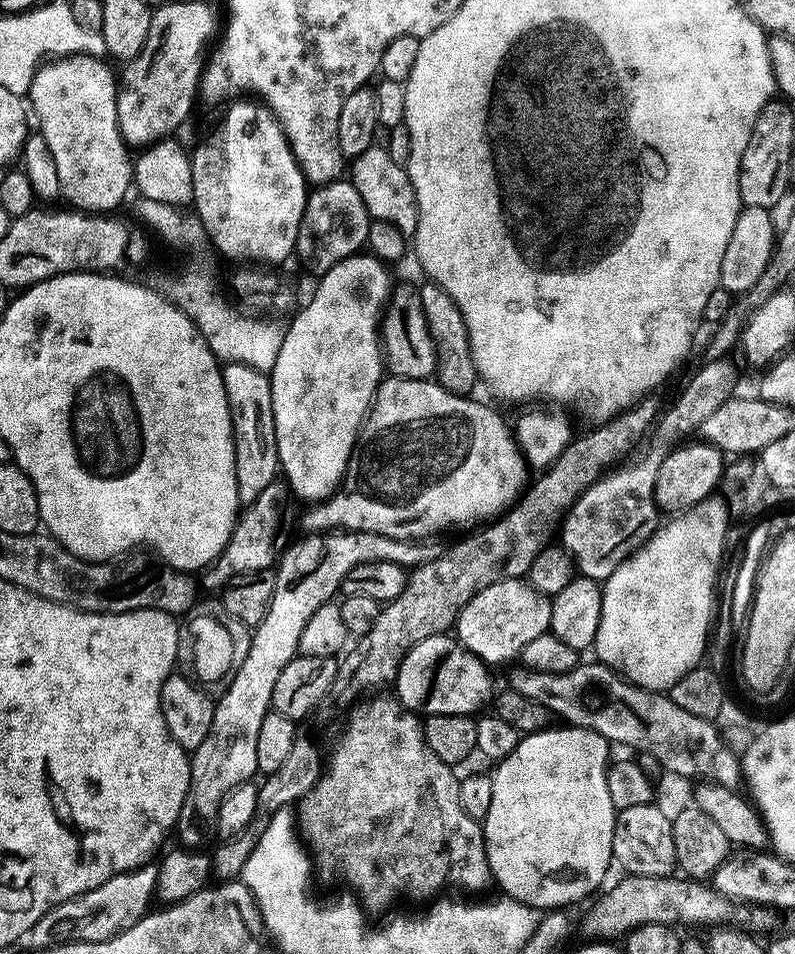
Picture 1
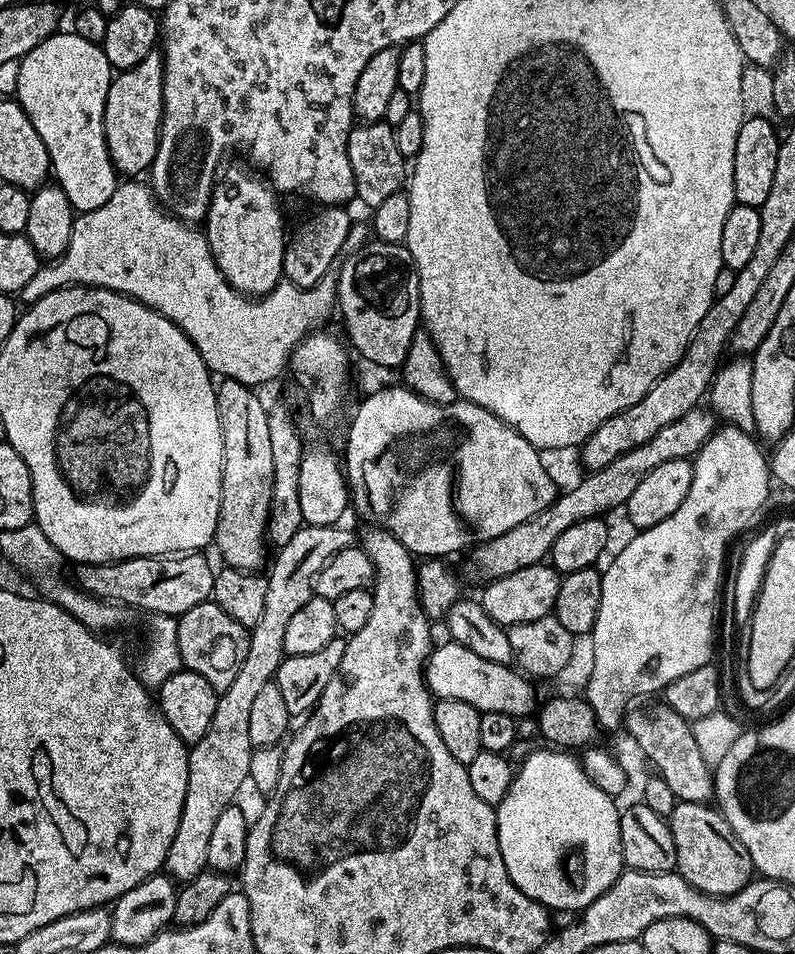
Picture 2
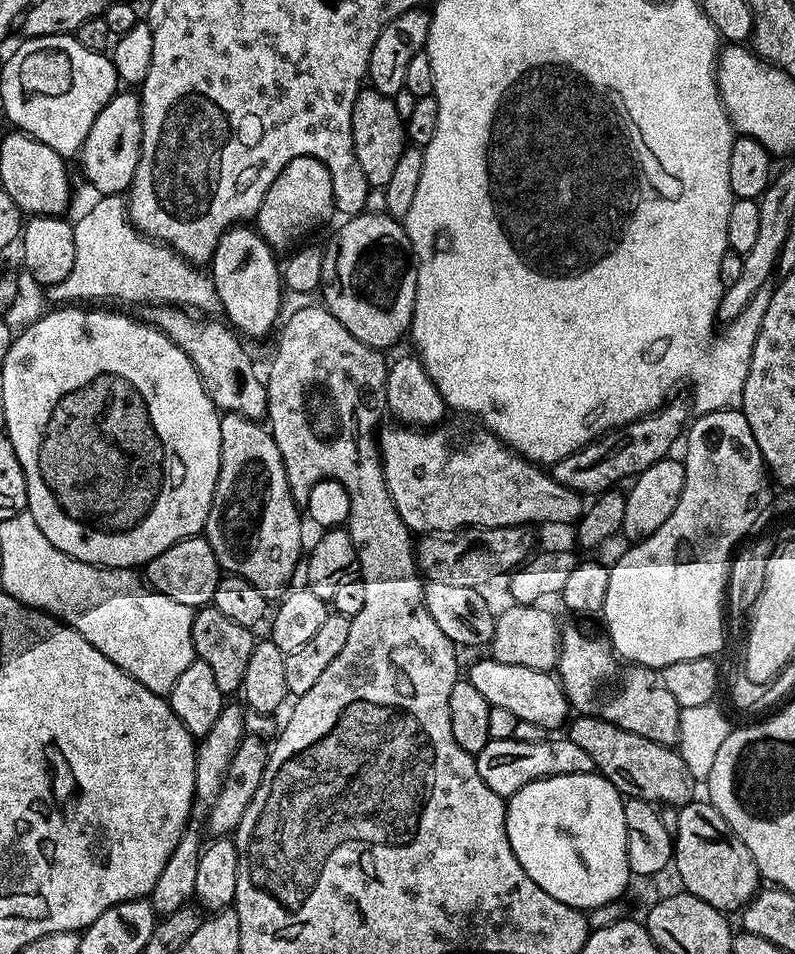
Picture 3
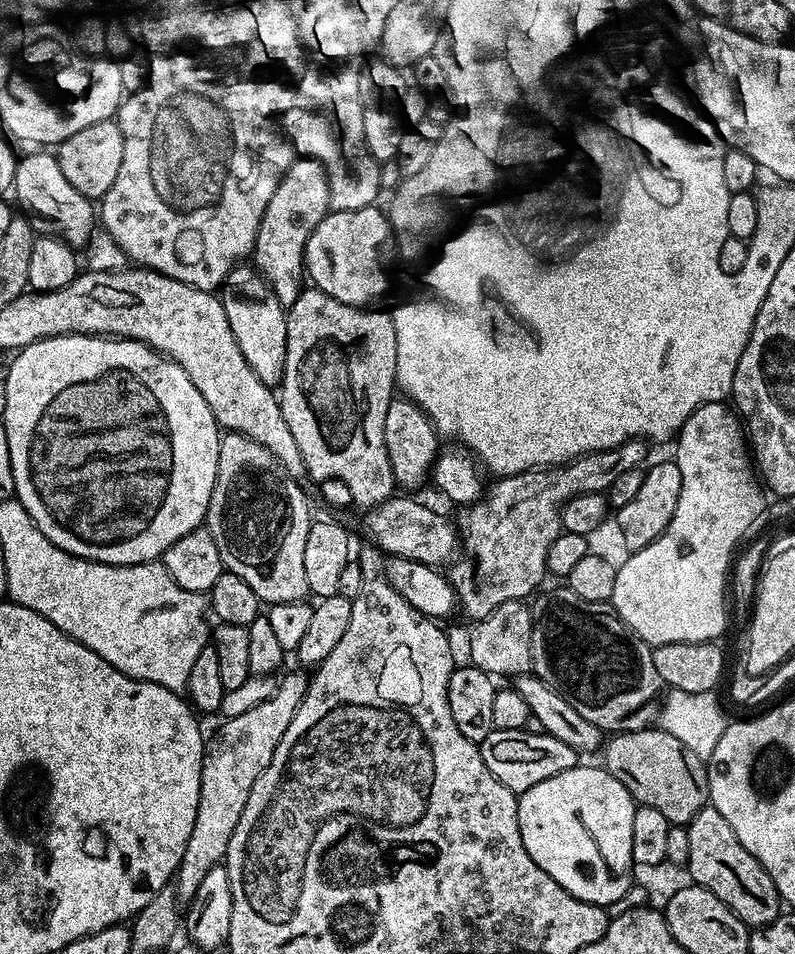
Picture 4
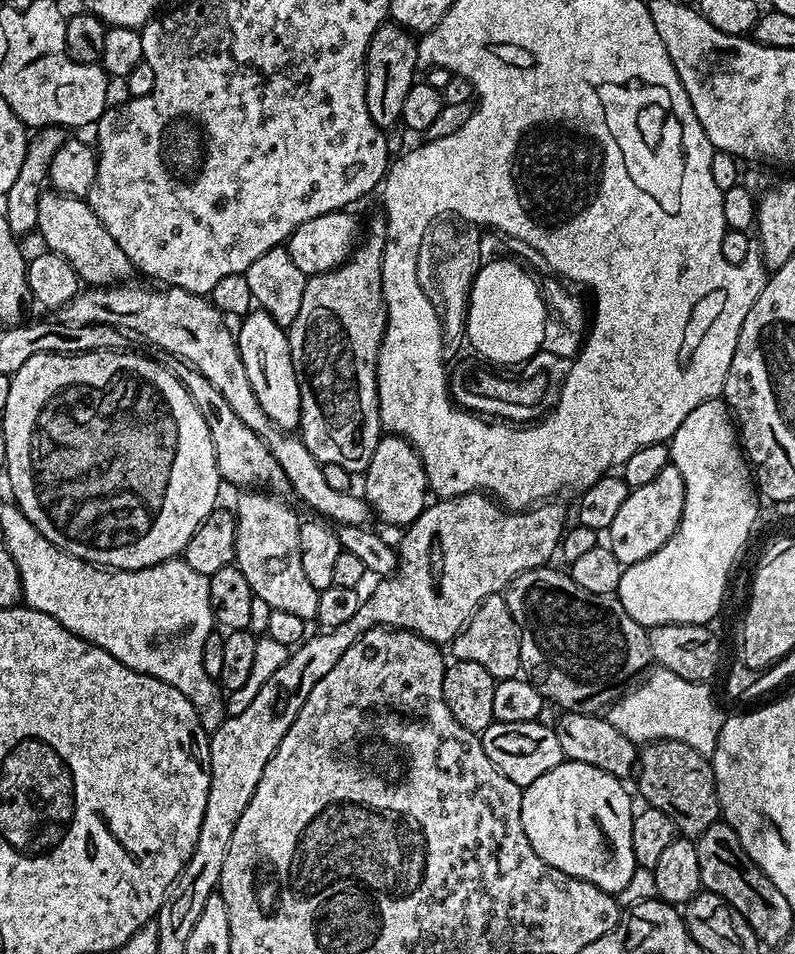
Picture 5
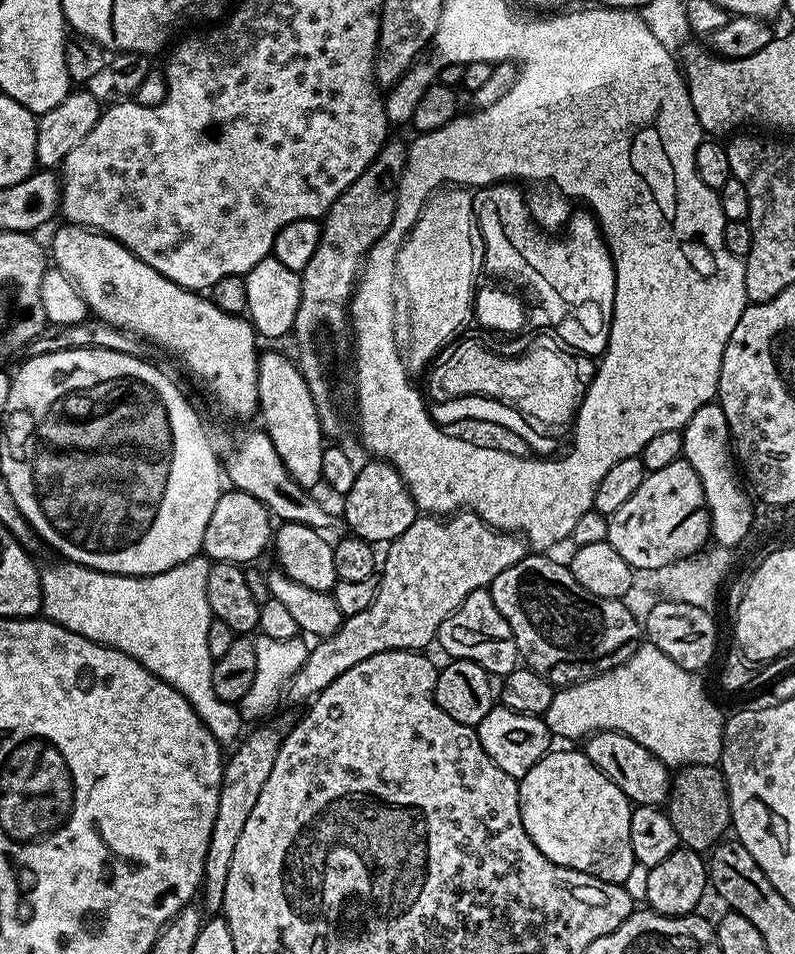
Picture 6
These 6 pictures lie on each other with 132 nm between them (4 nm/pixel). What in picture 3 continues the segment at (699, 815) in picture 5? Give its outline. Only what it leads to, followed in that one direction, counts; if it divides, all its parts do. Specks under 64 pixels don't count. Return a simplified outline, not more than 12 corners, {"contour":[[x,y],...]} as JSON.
{"contour":[[597,716],[566,739],[620,793],[657,806],[693,799],[679,751]]}

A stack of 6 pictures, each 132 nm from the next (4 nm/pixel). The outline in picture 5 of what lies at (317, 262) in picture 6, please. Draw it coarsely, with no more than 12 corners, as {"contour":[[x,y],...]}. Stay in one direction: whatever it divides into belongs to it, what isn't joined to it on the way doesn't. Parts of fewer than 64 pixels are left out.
{"contour":[[383,215],[286,329],[298,435],[363,474],[382,429]]}

